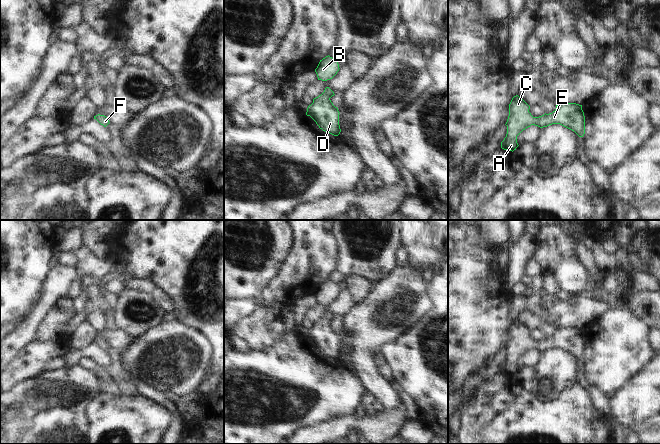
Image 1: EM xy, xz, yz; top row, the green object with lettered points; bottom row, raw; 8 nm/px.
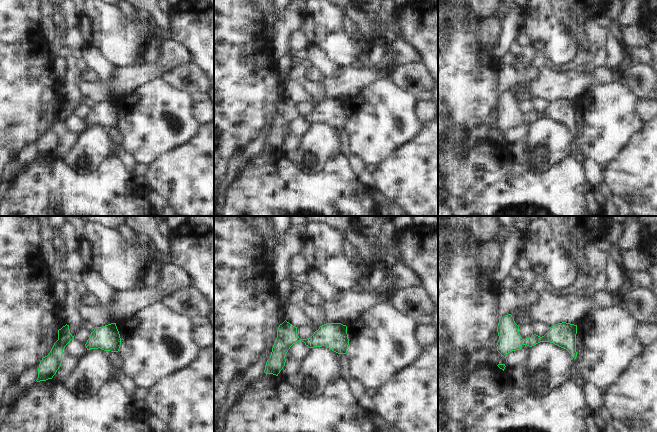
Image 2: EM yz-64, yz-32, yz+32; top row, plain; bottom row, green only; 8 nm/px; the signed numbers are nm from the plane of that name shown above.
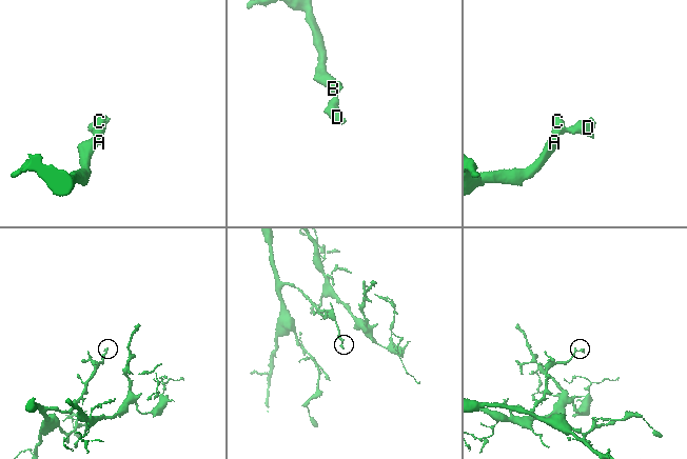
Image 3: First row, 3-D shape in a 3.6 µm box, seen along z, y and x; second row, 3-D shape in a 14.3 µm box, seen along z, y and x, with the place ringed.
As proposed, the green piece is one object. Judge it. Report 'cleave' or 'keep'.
keep

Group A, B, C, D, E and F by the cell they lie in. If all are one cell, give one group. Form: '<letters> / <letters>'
A B C D E F

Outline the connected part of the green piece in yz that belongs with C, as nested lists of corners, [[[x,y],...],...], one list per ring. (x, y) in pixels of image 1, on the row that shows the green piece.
[[[518,95],[514,96],[509,104],[509,116],[506,122],[507,134],[501,142],[501,148],[514,151],[519,146],[517,136],[531,125],[540,128],[552,124],[560,124],[579,137],[585,134],[585,116],[582,105],[576,103],[564,103],[556,105],[556,109],[549,114],[533,117],[529,112],[530,106]]]

